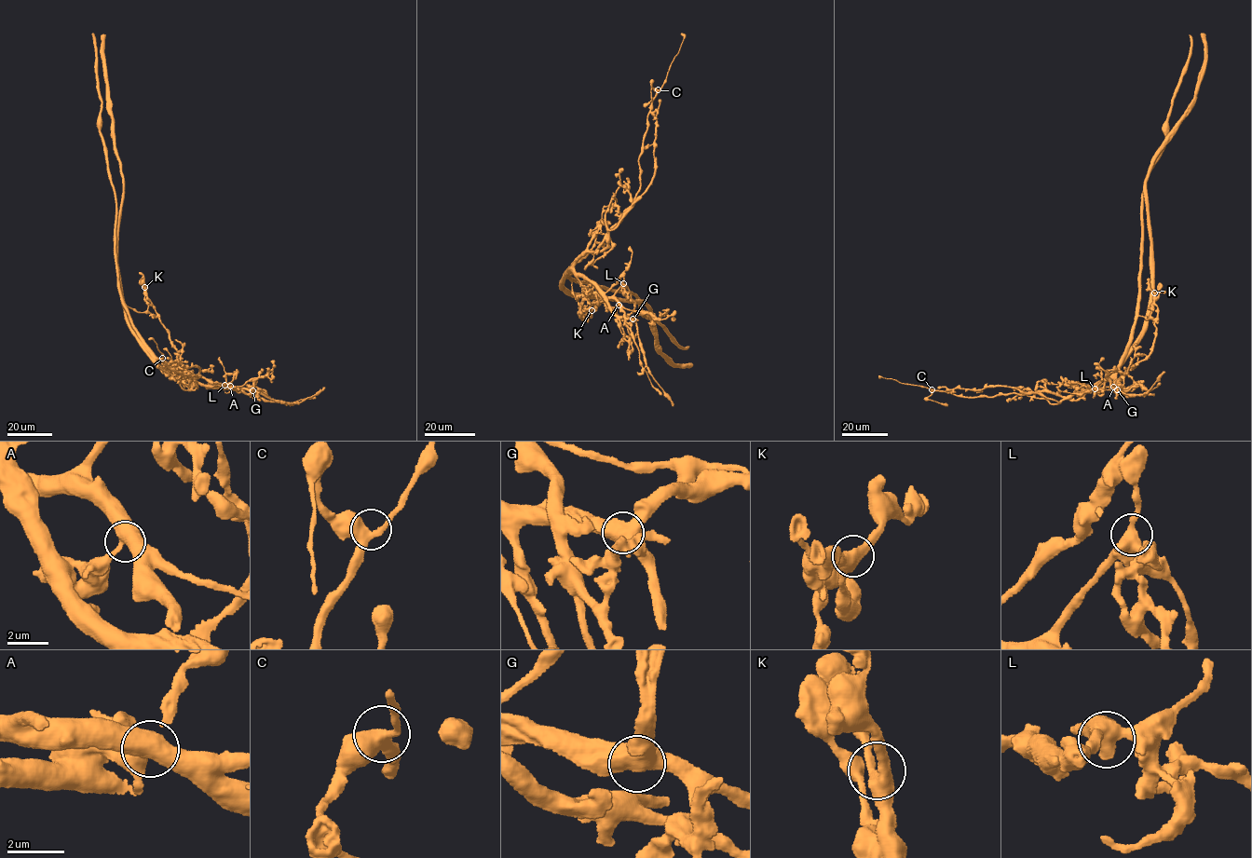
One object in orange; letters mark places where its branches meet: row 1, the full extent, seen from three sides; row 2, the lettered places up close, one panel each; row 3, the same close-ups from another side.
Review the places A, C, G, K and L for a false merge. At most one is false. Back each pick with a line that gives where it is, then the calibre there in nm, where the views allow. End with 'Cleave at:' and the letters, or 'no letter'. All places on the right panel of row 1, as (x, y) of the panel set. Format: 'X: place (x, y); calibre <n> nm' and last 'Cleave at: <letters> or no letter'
G: place (1117, 389); calibre 600 nm
Cleave at: G

